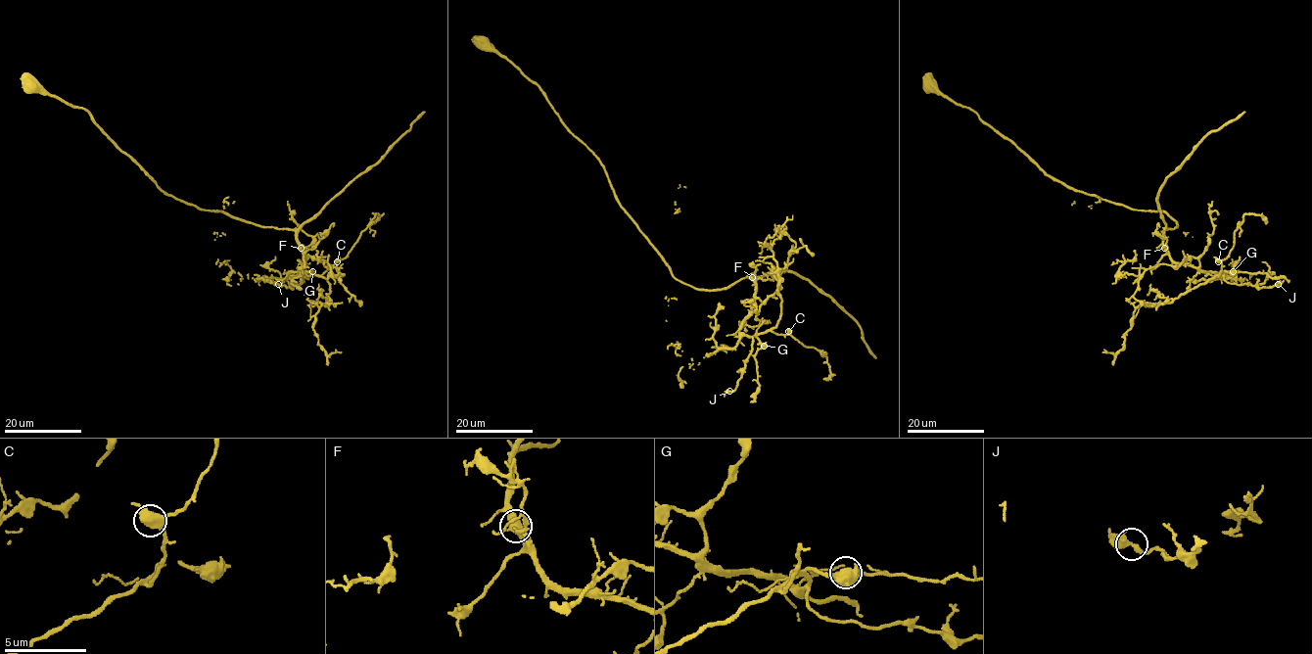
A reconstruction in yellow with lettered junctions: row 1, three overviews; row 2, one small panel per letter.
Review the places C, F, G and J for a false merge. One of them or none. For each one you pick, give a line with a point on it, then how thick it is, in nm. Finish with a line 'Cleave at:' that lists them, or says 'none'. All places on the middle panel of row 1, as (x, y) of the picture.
Cleave at: none

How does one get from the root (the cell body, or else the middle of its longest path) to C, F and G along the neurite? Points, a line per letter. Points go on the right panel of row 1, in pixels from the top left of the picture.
C: (927, 83), (1067, 186), (1164, 210), (1177, 223), (1164, 231), (1173, 262), (1222, 275), (1218, 261)
F: (927, 83), (970, 108), (1047, 174), (1067, 186), (1134, 209), (1164, 210), (1177, 223), (1164, 231), (1164, 248)
G: (927, 83), (1067, 186), (1164, 210), (1177, 223), (1164, 231), (1173, 262), (1233, 271)

